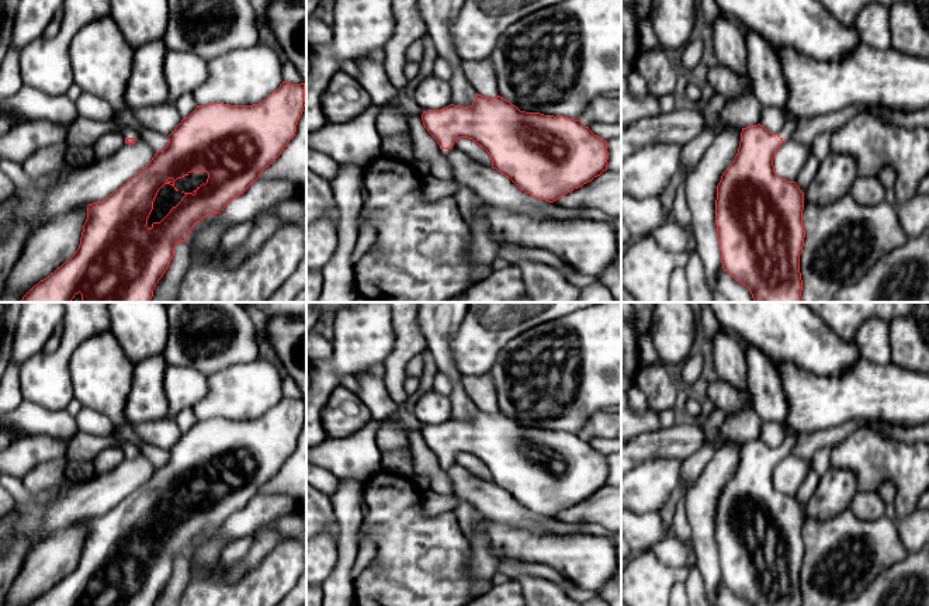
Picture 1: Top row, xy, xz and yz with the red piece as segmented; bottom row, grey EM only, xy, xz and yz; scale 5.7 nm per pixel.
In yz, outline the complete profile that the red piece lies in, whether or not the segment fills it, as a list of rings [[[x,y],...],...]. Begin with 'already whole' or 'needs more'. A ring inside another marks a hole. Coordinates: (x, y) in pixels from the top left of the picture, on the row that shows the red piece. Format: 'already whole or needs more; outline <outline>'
needs more; outline [[[794,120],[787,121],[779,134],[769,132],[760,124],[742,128],[738,153],[717,186],[715,225],[722,269],[749,288],[753,302],[804,302],[800,273],[800,254],[805,238],[804,193],[795,181],[779,177],[773,166],[777,148],[793,136],[797,124]]]

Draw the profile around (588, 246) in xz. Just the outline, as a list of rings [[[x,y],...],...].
[[[488,204],[482,207],[482,218],[500,245],[548,250],[585,276],[599,277],[617,256],[617,238],[611,222],[538,221]]]

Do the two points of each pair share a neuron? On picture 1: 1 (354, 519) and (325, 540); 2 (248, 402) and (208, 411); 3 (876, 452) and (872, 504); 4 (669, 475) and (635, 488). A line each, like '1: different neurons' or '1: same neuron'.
1: different neurons
2: same neuron
3: different neurons
4: same neuron

